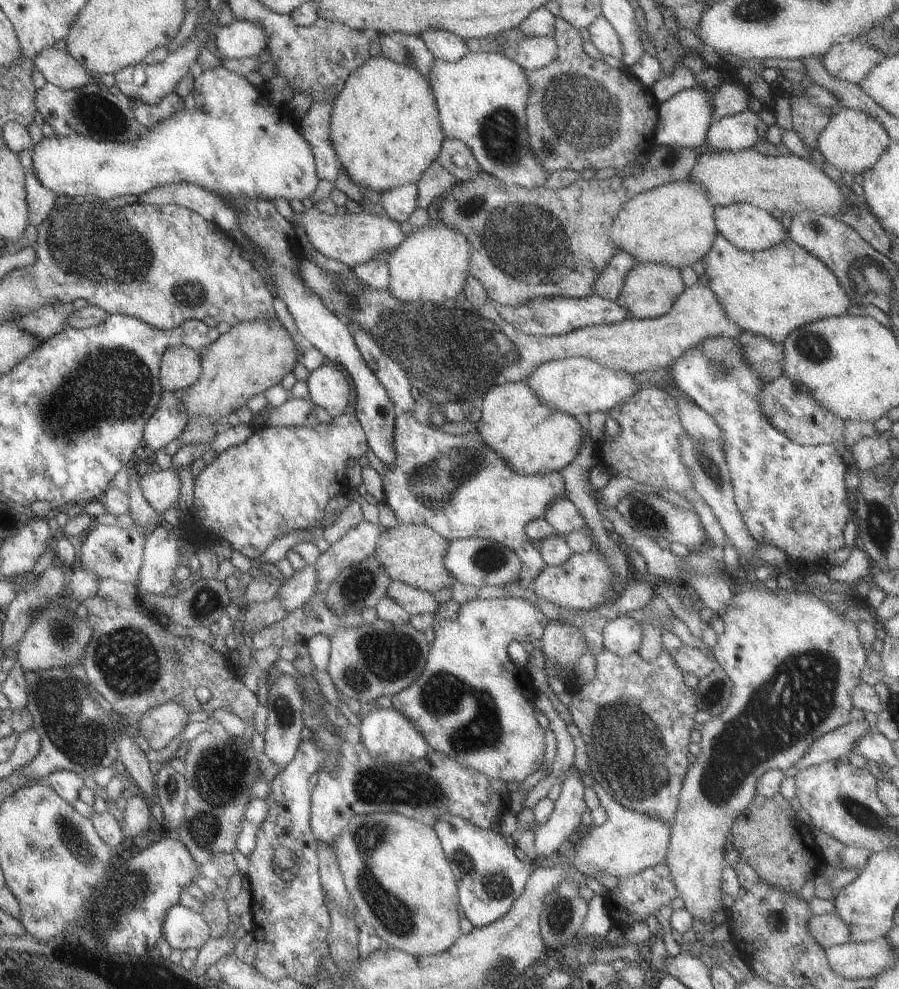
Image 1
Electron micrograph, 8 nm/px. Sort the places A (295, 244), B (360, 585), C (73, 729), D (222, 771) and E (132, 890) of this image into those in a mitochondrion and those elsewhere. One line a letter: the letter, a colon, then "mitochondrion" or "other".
A: other
B: mitochondrion
C: mitochondrion
D: mitochondrion
E: mitochondrion

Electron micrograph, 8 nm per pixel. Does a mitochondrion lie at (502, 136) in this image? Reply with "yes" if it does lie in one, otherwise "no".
yes

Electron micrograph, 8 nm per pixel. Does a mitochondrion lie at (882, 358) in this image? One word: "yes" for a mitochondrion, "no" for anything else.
no

